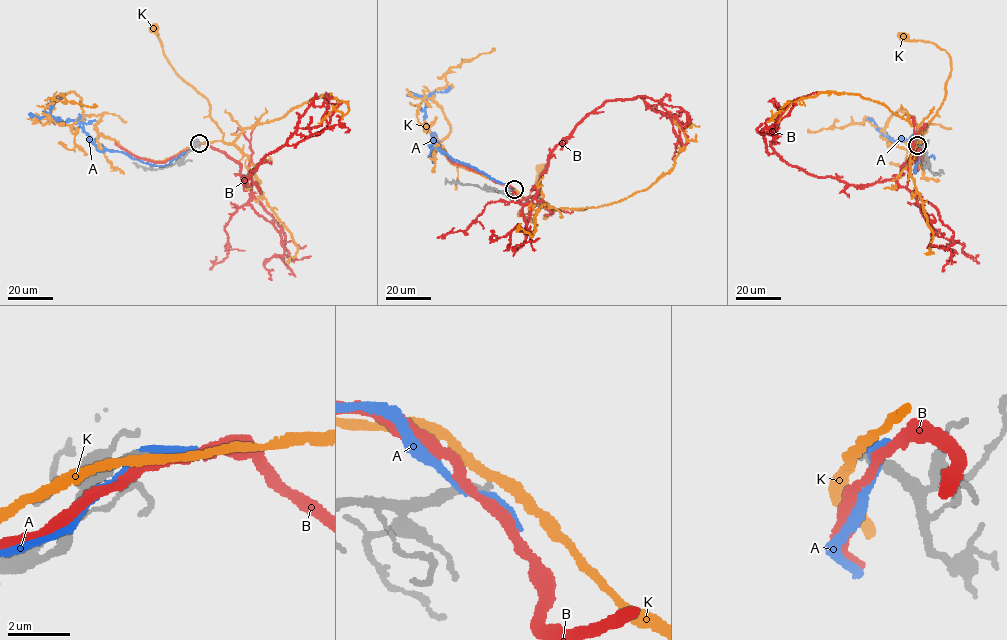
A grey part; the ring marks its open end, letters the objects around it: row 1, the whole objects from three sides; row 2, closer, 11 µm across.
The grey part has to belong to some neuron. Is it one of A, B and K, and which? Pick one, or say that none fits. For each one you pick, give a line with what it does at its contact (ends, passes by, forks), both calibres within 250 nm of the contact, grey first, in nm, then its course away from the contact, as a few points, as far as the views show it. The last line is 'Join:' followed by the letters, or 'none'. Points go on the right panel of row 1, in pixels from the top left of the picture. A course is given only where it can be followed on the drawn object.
Join: none

